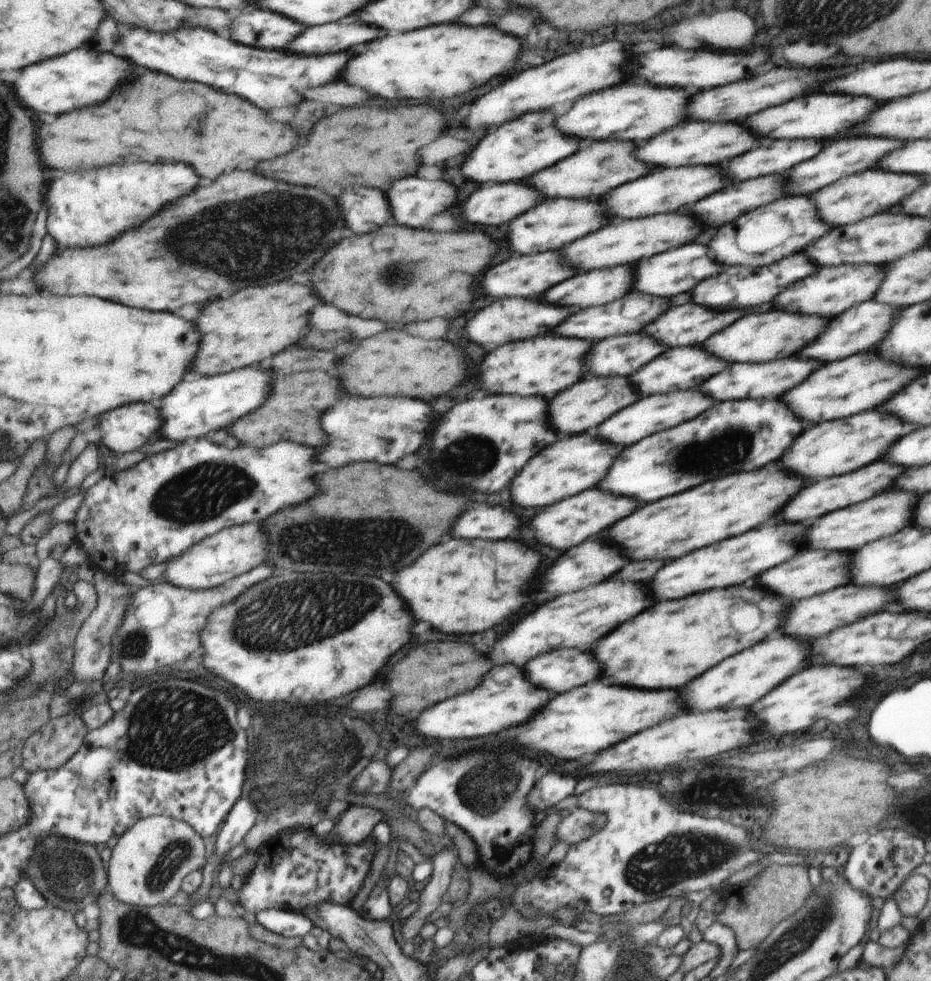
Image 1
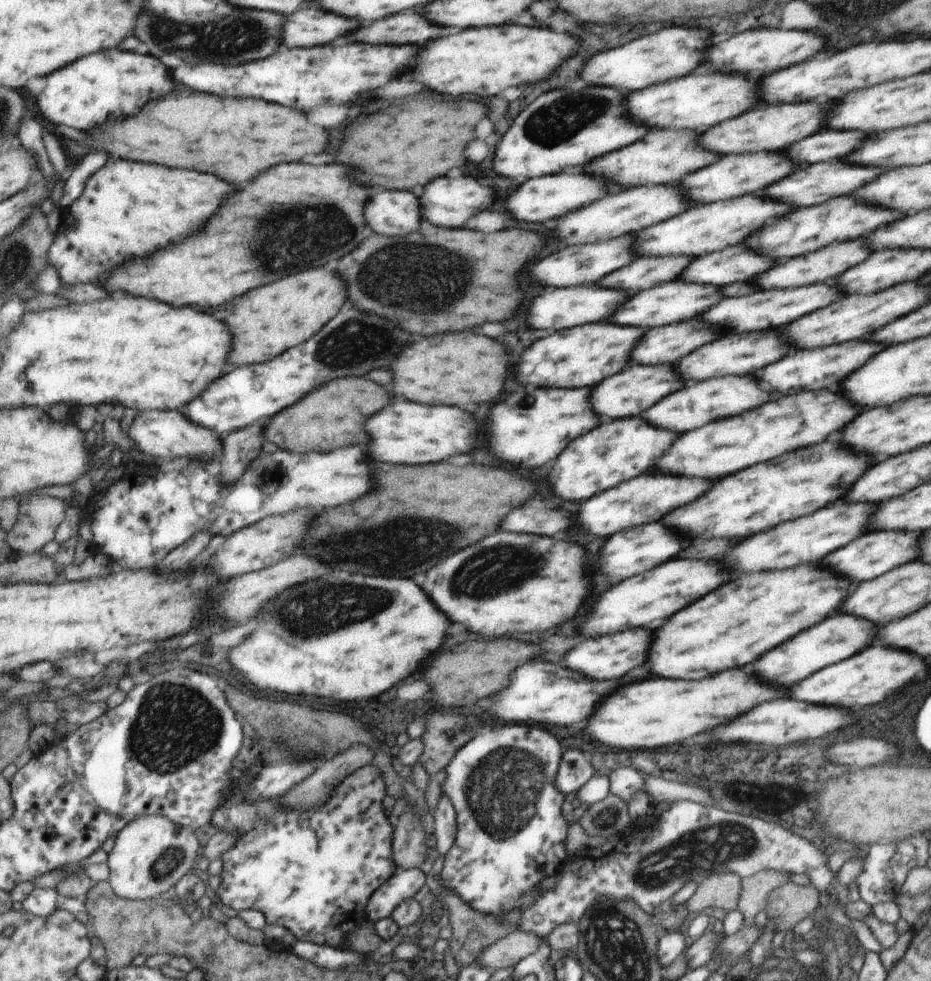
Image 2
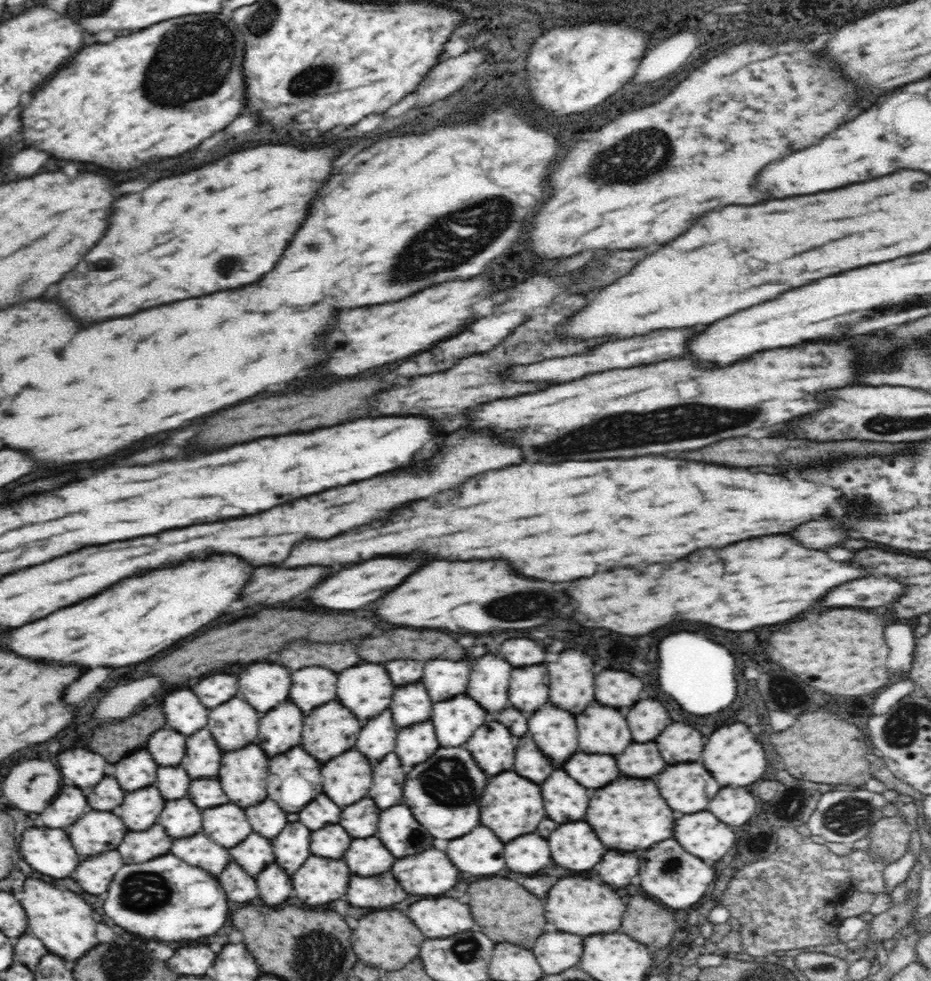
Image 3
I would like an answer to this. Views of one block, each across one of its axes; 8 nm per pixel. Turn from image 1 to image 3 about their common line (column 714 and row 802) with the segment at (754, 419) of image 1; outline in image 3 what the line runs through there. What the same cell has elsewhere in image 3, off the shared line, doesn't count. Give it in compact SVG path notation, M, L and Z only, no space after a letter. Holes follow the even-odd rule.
M464 746L438 748L434 756L430 756L422 764L416 764L416 768L406 776L404 804L412 804L412 812L416 812L416 820L420 820L420 824L434 838L454 840L472 832L472 828L480 826L478 800L484 792L486 782L488 782L486 774L476 766L474 758L470 756L468 750L464 750ZM428 788L440 800L428 800Z

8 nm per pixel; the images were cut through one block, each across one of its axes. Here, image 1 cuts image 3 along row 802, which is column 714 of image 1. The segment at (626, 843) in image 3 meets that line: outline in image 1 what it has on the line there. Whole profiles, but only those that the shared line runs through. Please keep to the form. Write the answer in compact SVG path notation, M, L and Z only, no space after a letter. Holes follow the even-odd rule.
M745 584L659 602L599 640L593 646L593 656L603 664L603 674L615 684L645 690L681 688L723 658L779 630L787 606L785 598Z

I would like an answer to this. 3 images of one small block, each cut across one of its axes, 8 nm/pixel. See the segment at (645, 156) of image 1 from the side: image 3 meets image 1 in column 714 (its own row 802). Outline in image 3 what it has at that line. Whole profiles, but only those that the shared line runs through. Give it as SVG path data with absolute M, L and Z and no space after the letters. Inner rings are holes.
M148 786L126 794L124 802L118 808L114 808L114 812L120 812L120 816L124 816L124 824L128 824L130 830L140 832L140 828L150 828L152 824L156 824L164 802L166 800L160 796L158 788Z

